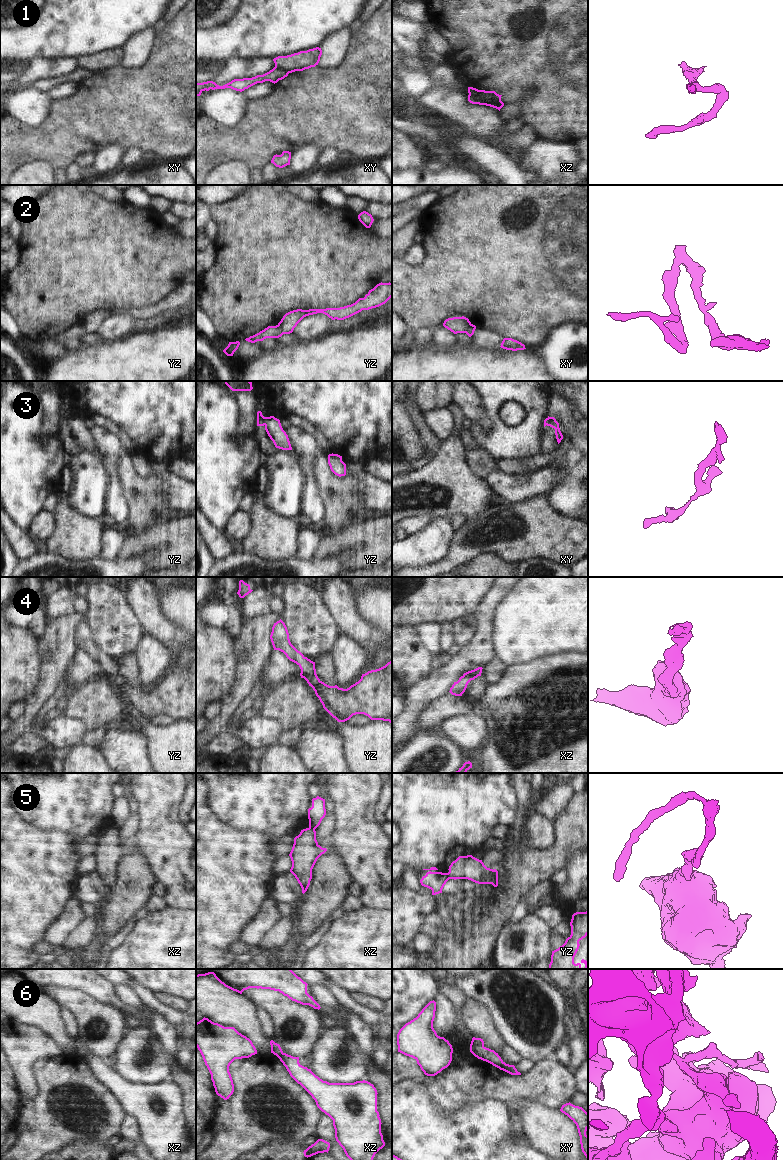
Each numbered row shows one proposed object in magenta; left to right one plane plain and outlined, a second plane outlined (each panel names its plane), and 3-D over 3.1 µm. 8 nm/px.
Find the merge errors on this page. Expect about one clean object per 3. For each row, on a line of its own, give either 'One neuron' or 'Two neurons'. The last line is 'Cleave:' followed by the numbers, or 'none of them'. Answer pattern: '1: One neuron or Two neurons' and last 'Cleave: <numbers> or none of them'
1: Two neurons
2: Two neurons
3: Two neurons
4: One neuron
5: Two neurons
6: Two neurons
Cleave: 1, 2, 3, 5, 6

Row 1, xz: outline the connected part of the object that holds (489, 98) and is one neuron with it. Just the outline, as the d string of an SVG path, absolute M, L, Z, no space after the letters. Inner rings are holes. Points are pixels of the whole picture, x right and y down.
M468 87L468 93L475 98L479 98L483 102L483 105L496 108L499 111L504 106L504 103L501 101L502 95L497 94L495 91L478 90Z

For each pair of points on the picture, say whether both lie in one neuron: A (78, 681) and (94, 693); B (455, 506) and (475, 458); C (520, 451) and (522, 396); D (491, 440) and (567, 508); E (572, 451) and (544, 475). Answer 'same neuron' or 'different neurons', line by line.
A: different neurons
B: different neurons
C: same neuron
D: different neurons
E: different neurons

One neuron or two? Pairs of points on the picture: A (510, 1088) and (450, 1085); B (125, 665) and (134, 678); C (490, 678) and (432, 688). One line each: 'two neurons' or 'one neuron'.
A: one neuron
B: one neuron
C: two neurons

